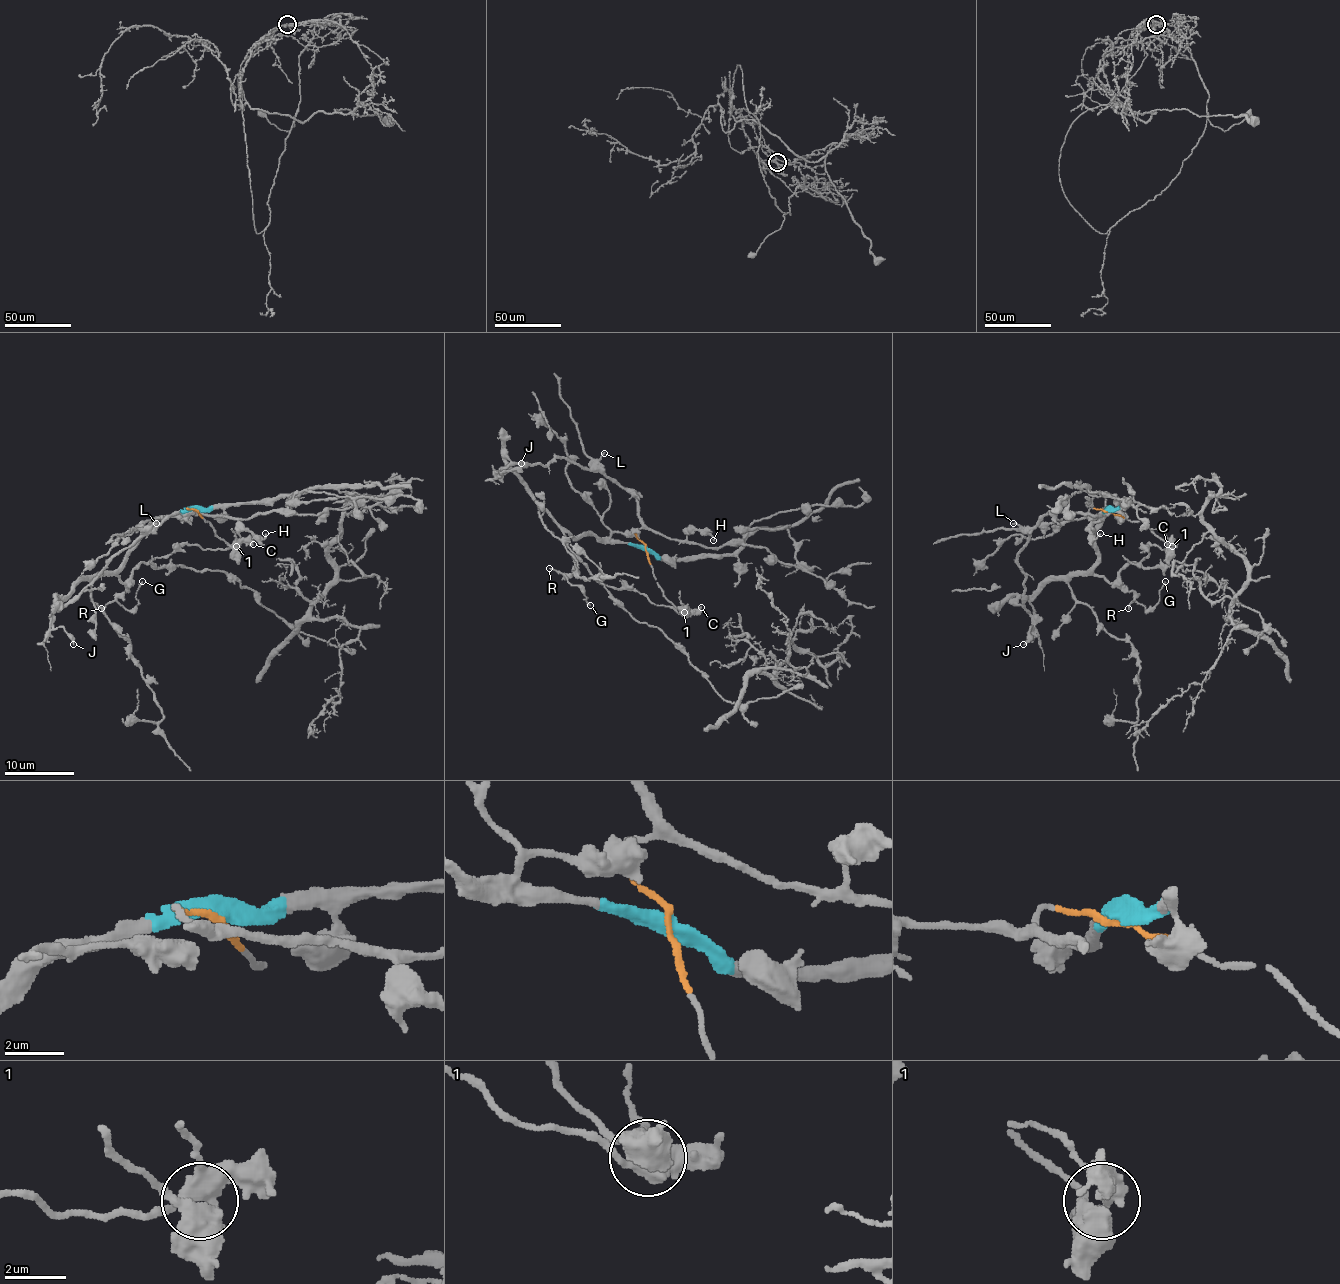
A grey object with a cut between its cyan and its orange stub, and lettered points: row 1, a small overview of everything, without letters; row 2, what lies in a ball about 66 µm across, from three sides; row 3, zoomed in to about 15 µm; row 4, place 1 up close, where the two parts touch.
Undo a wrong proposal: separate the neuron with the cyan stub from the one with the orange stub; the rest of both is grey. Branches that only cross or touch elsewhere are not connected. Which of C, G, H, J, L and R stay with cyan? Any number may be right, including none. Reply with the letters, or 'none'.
C, G, J, R

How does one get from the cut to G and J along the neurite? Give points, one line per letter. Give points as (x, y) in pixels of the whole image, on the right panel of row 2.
G: (1108, 511), (1103, 513), (1096, 536), (1097, 565), (1094, 572), (1130, 591), (1146, 610), (1156, 603), (1165, 581)
J: (1108, 511), (1096, 530), (1097, 560), (1083, 572), (1054, 576), (1031, 600), (1035, 624), (1023, 645)

